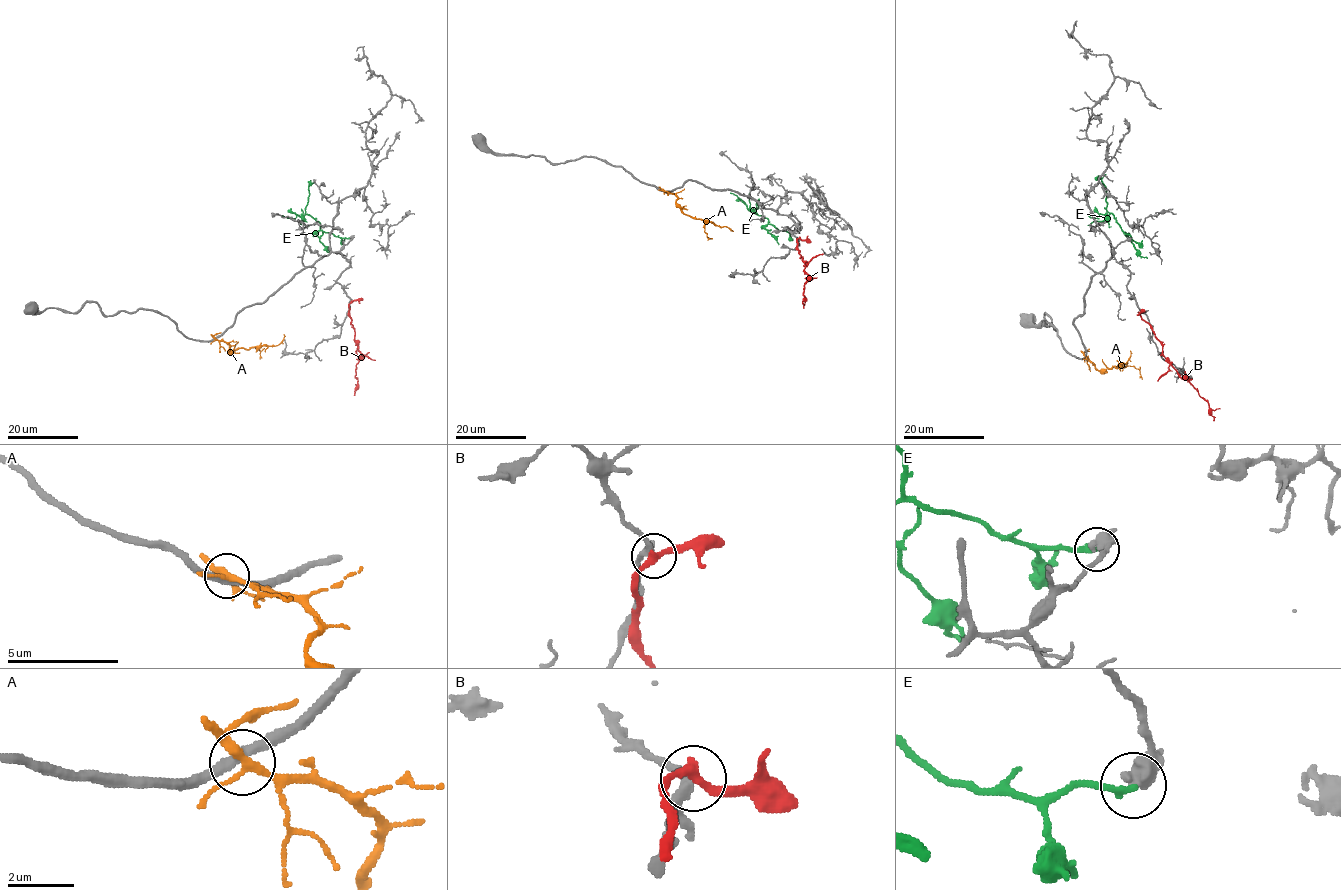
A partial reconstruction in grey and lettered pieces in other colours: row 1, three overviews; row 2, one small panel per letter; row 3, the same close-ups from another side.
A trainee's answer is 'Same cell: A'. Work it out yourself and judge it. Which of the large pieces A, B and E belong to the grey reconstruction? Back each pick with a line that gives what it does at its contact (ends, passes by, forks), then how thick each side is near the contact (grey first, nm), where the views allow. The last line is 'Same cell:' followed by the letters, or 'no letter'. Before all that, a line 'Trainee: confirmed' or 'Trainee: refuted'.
Trainee: refuted
Same cell: no letter

